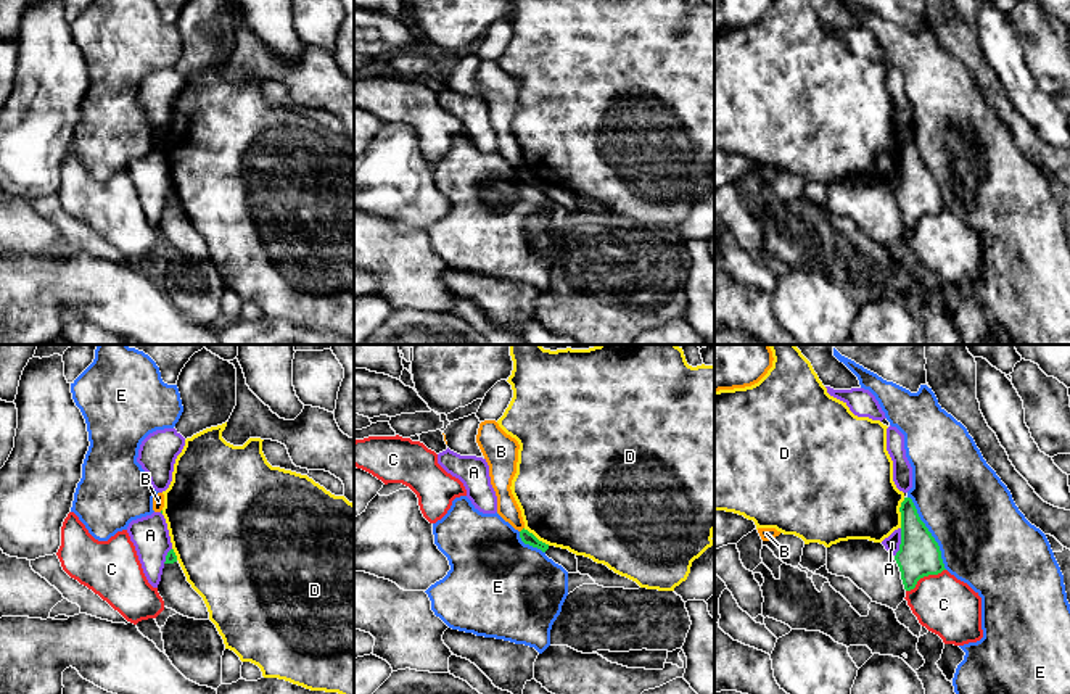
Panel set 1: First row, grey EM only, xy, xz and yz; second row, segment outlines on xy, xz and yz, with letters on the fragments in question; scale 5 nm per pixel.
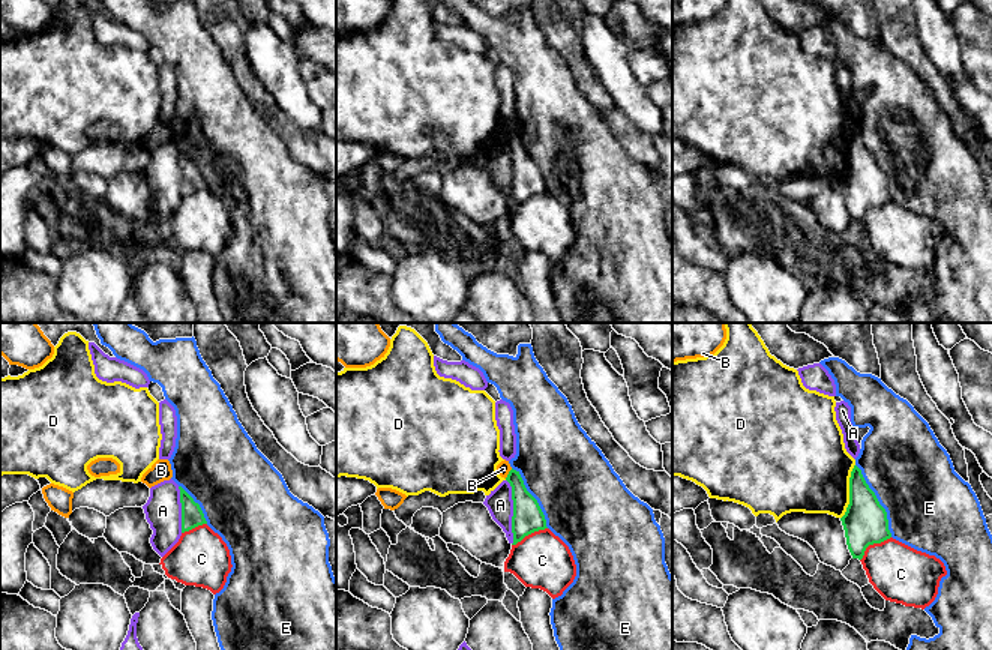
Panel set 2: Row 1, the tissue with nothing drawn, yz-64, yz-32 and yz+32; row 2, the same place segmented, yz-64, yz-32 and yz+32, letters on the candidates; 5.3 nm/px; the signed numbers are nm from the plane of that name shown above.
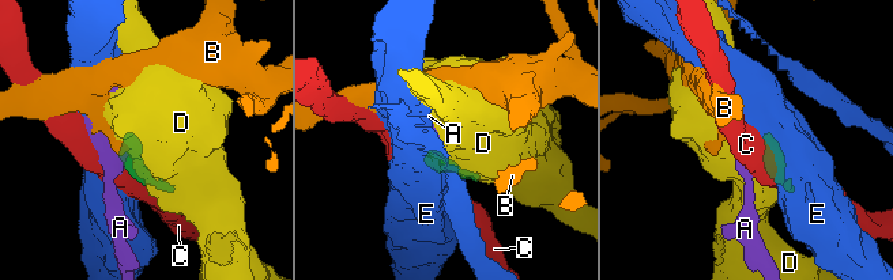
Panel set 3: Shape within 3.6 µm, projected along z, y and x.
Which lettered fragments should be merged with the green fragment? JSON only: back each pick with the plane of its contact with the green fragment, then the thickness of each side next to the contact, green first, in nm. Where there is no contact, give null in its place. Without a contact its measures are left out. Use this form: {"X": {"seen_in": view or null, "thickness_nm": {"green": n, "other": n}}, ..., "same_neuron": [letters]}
{"same_neuron": []}

